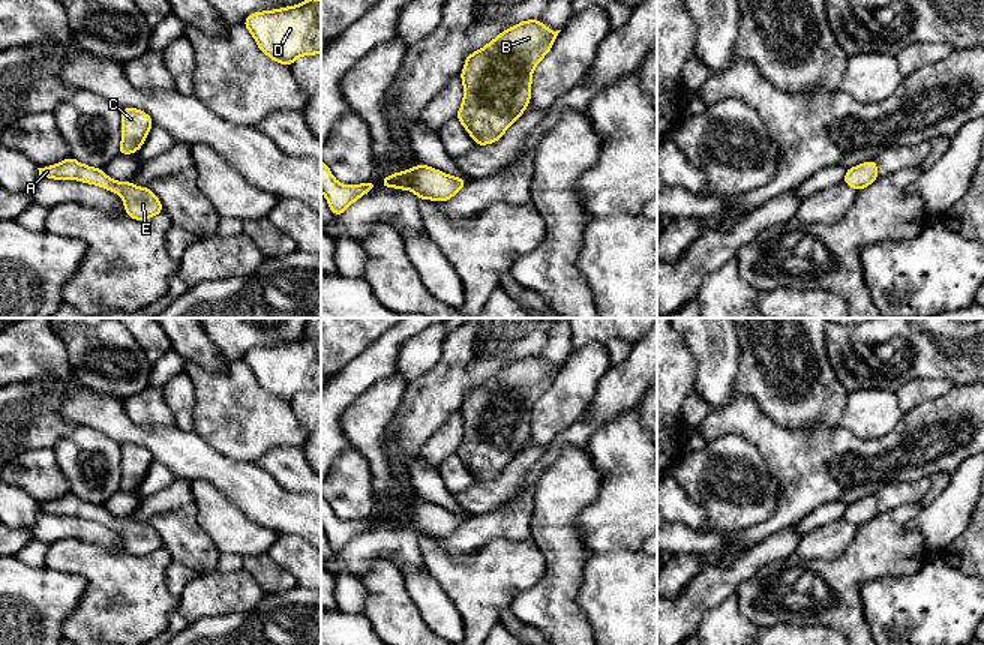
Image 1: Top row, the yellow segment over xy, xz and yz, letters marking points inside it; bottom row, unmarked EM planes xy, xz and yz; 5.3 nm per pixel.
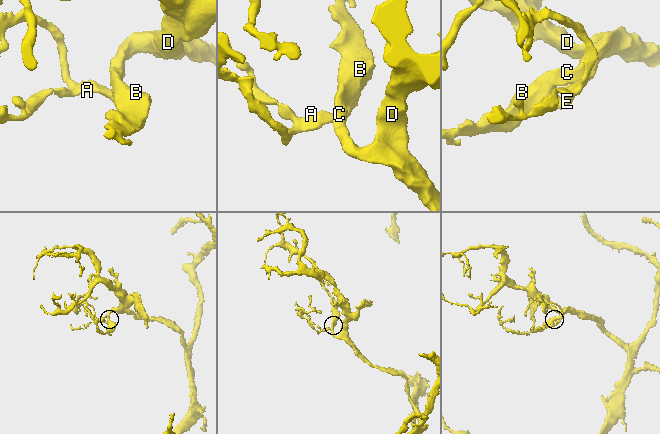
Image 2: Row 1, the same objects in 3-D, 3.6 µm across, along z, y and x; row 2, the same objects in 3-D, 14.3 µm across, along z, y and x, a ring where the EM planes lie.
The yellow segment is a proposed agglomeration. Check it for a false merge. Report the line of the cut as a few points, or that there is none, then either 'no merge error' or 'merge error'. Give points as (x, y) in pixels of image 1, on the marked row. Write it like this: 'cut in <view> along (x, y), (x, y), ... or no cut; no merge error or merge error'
no cut; no merge error

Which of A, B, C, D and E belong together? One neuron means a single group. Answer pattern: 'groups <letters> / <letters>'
groups A B C D E

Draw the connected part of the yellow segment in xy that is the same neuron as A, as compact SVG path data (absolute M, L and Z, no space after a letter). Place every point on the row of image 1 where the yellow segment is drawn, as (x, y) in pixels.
M72 156L60 164L38 170L39 176L46 178L80 180L118 194L123 198L126 214L136 220L146 220L164 212L162 202L148 188L135 186L129 180L116 182L102 168L87 166Z

